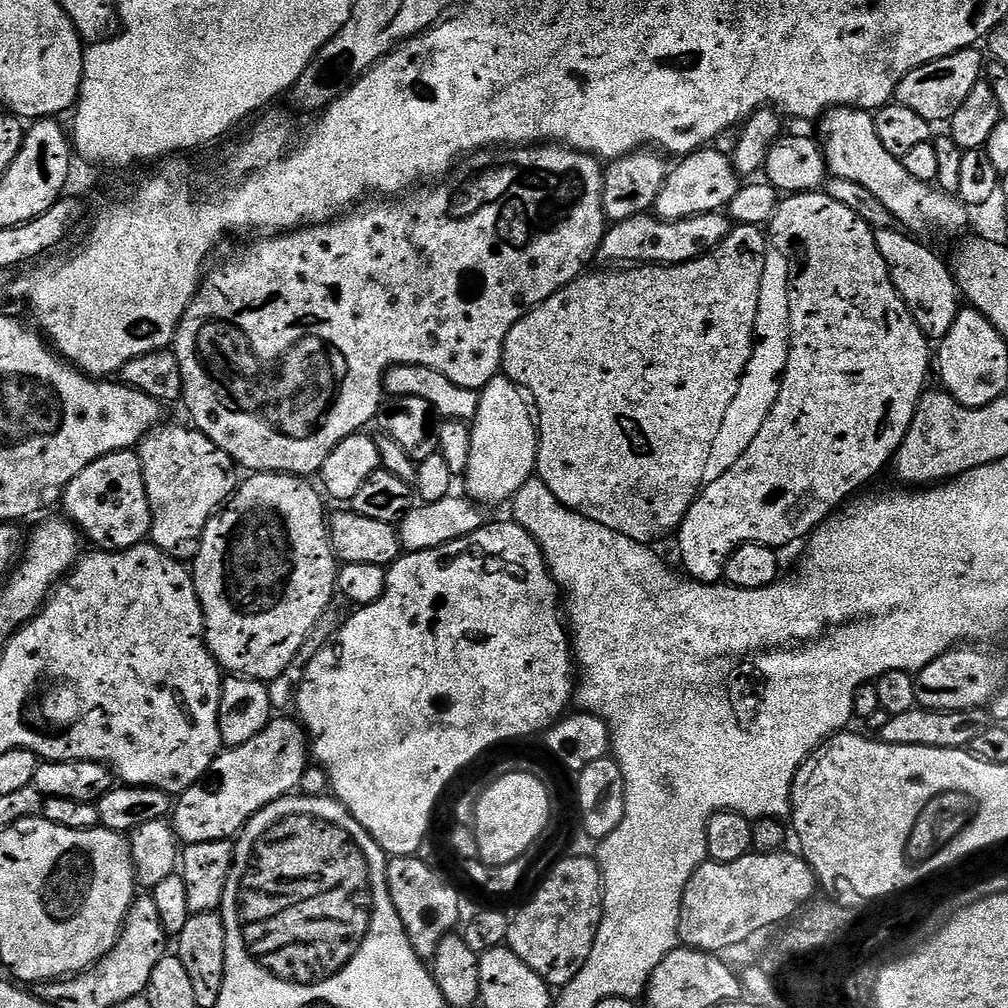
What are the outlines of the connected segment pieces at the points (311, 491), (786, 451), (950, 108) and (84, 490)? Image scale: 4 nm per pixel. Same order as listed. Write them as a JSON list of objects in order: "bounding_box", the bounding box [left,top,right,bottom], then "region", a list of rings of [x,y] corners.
[{"bounding_box":[190,472,338,682],"region":[[[261,472],[247,477],[249,480],[239,485],[232,493],[232,499],[224,505],[222,511],[213,516],[211,522],[206,526],[204,536],[194,553],[196,565],[191,565],[190,571],[192,581],[196,587],[196,593],[200,599],[200,605],[204,611],[204,640],[208,643],[216,663],[220,665],[225,673],[237,676],[246,676],[250,680],[263,680],[272,682],[275,676],[280,676],[292,664],[292,659],[300,652],[300,647],[308,640],[308,635],[316,628],[316,623],[324,616],[332,595],[337,595],[336,574],[338,561],[332,547],[330,535],[330,520],[324,516],[325,497],[318,491],[317,485],[309,482],[303,476],[286,476],[279,472]]]},{"bounding_box":[678,191,930,584],"region":[[[827,191],[797,192],[785,195],[777,204],[770,221],[770,244],[783,257],[791,271],[787,311],[788,341],[792,351],[792,365],[788,366],[788,380],[784,380],[784,396],[780,396],[776,417],[770,421],[768,428],[764,428],[764,432],[760,432],[760,440],[756,440],[756,444],[752,444],[752,452],[748,452],[748,456],[744,456],[744,461],[723,478],[706,476],[703,479],[700,495],[692,503],[680,524],[678,529],[680,560],[684,563],[685,570],[688,571],[685,573],[701,584],[717,583],[723,577],[724,567],[730,554],[741,544],[766,544],[770,548],[780,550],[783,549],[783,544],[792,544],[795,540],[802,539],[801,541],[803,541],[805,538],[811,537],[812,533],[841,507],[839,504],[847,496],[854,495],[863,484],[870,483],[887,464],[889,467],[890,461],[895,457],[910,430],[910,422],[914,418],[920,397],[926,391],[924,383],[928,380],[928,344],[930,345],[930,340],[924,335],[918,322],[914,322],[910,310],[898,294],[888,273],[886,262],[876,249],[876,232],[872,225],[867,224],[862,218],[858,218],[858,214],[854,214],[854,210],[842,206],[842,202],[834,202],[834,198],[830,198]]]},{"bounding_box":[894,46,986,122],"region":[[[976,46],[963,48],[961,52],[943,56],[934,62],[926,62],[920,68],[910,70],[910,74],[906,74],[906,78],[902,78],[902,82],[898,82],[894,97],[895,103],[914,110],[914,114],[922,114],[922,118],[926,118],[930,122],[951,121],[952,116],[958,114],[958,106],[962,106],[962,102],[966,102],[966,98],[970,98],[970,90],[974,90],[976,83],[985,75],[986,59],[984,60],[980,50]]]},{"bounding_box":[62,451,152,552],"region":[[[135,451],[111,452],[98,462],[90,462],[74,482],[66,486],[62,497],[64,504],[63,515],[71,523],[75,524],[77,529],[95,546],[97,549],[106,552],[124,552],[127,548],[133,548],[139,544],[145,543],[152,535],[152,511],[148,501],[148,491],[144,481],[144,471],[139,455]]]}]

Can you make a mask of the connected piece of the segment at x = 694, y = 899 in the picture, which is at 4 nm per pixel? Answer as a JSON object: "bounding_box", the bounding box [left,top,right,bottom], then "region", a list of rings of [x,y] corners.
{"bounding_box":[680,850,818,954],"region":[[[755,850],[748,853],[747,856],[738,858],[738,862],[726,862],[725,864],[717,864],[715,862],[706,862],[702,866],[696,868],[696,873],[690,878],[690,882],[684,887],[684,896],[680,899],[680,938],[687,947],[698,948],[702,952],[710,952],[713,954],[723,953],[724,949],[732,946],[734,943],[742,942],[749,938],[750,934],[756,930],[762,929],[764,926],[776,928],[780,926],[783,920],[791,921],[813,899],[811,898],[815,892],[818,892],[818,881],[816,875],[812,873],[812,867],[804,861],[804,857],[795,851],[777,850],[774,852],[757,852]]]}

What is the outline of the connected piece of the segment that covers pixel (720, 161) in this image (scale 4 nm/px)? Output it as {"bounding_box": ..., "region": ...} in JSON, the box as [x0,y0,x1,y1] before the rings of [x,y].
{"bounding_box":[655,146,742,220],"region":[[[705,146],[698,152],[691,152],[689,156],[683,157],[679,161],[677,168],[673,167],[669,171],[668,176],[664,179],[662,190],[656,199],[655,215],[661,220],[685,220],[691,216],[698,214],[706,214],[707,212],[719,212],[727,209],[728,204],[738,194],[742,187],[741,177],[736,175],[736,168],[732,164],[731,159],[727,155],[724,156],[720,152],[715,152],[715,147]]]}

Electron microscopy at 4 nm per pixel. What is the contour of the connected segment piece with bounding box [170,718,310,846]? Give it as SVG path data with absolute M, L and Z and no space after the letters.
M273 718L262 731L254 734L254 738L250 738L250 742L242 742L236 748L225 747L214 758L214 762L208 767L203 778L194 786L179 793L170 812L170 823L181 845L232 840L239 836L240 831L244 829L244 823L254 818L258 810L299 789L303 772L310 766L310 744L305 733L298 727L297 721L292 720Z

